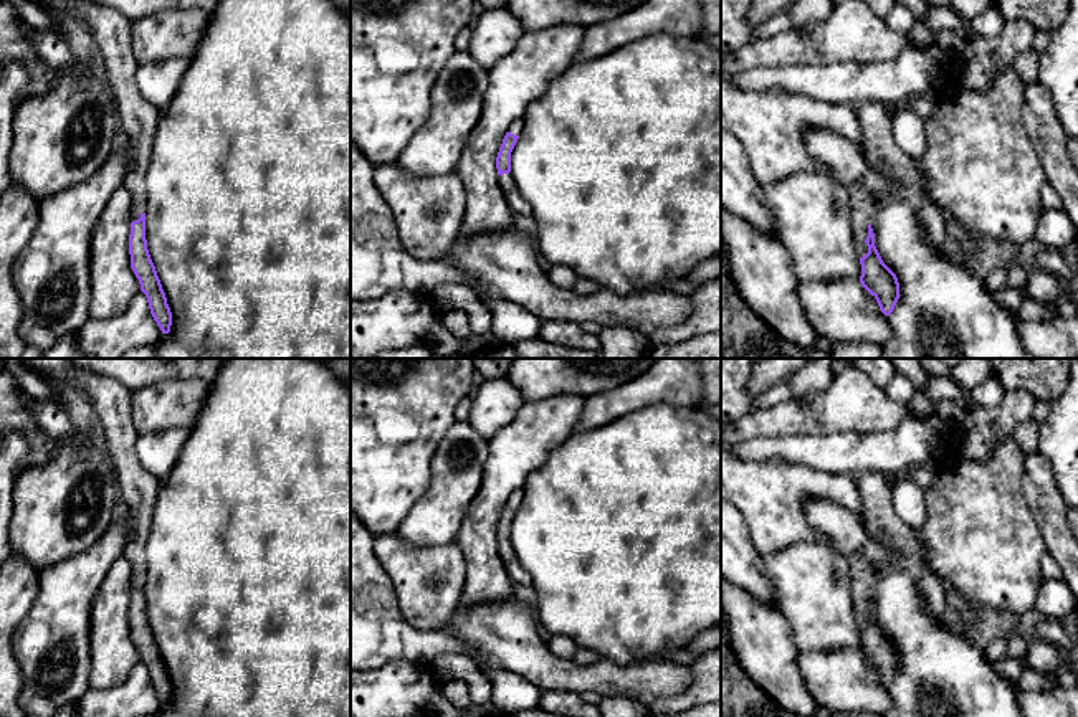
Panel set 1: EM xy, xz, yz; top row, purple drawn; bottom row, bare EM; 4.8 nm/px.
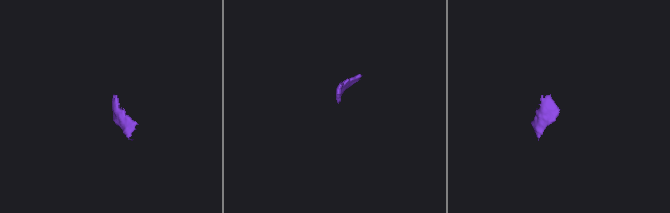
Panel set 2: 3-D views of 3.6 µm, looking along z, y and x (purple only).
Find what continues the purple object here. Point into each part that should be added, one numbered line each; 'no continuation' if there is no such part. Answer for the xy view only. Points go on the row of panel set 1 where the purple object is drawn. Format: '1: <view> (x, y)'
1: xy (111, 33)

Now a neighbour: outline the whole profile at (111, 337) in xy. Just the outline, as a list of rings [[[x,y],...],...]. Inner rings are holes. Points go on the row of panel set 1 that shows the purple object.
[[[139,291],[117,316],[89,319],[76,330],[76,345],[89,358],[122,358],[131,349],[154,345],[162,330]]]

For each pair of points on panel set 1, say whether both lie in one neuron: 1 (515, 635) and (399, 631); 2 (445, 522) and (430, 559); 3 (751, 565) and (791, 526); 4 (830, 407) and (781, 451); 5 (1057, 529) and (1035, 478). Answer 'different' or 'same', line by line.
1: different
2: different
3: different
4: different
5: same

